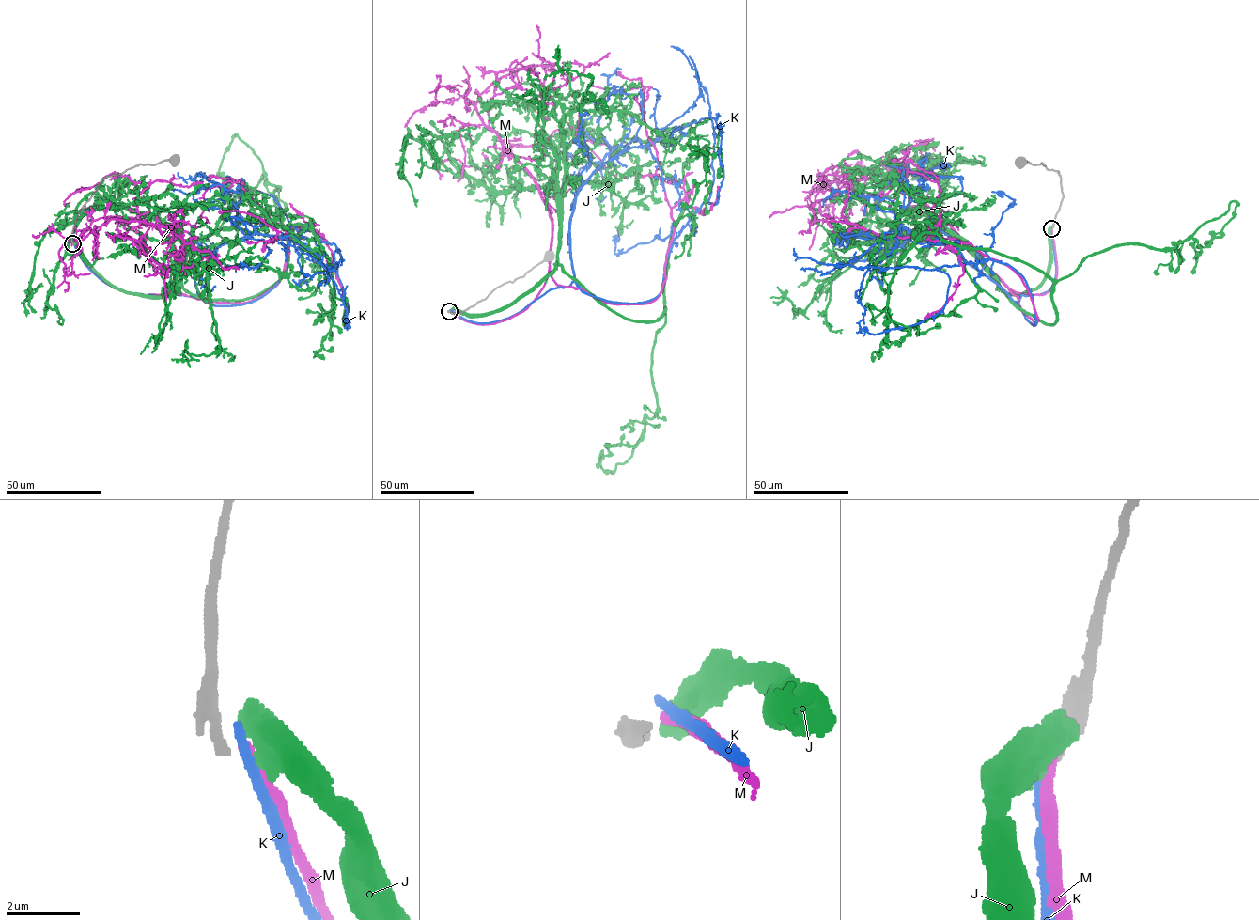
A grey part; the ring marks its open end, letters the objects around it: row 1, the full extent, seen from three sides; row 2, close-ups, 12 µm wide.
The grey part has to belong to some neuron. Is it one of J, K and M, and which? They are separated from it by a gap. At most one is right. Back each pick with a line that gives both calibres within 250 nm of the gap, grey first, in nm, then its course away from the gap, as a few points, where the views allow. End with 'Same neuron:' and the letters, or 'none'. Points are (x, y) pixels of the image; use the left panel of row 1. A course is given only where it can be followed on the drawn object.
Same neuron: none

